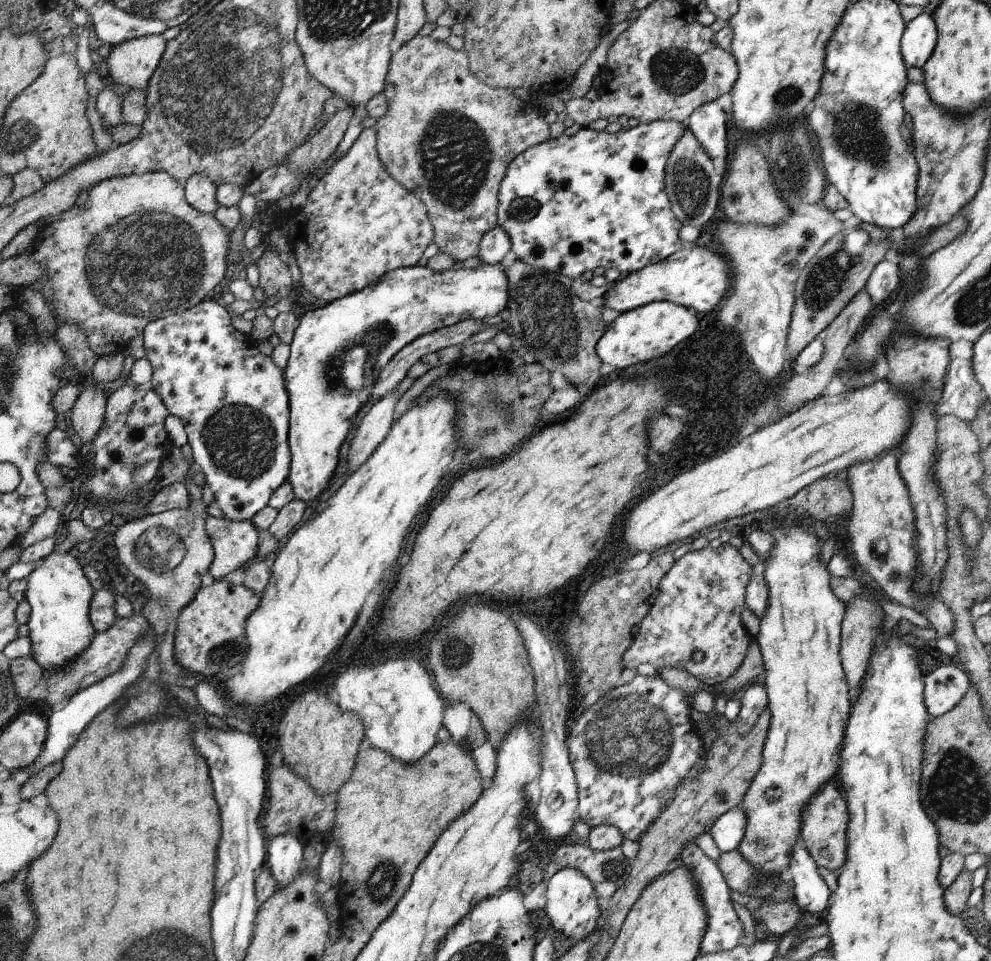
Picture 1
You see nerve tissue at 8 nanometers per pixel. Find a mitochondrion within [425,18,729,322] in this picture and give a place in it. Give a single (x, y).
(676, 70)

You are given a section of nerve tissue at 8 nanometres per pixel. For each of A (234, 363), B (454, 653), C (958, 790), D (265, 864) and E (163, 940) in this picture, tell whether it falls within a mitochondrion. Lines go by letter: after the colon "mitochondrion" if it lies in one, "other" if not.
A: other
B: mitochondrion
C: mitochondrion
D: other
E: mitochondrion

